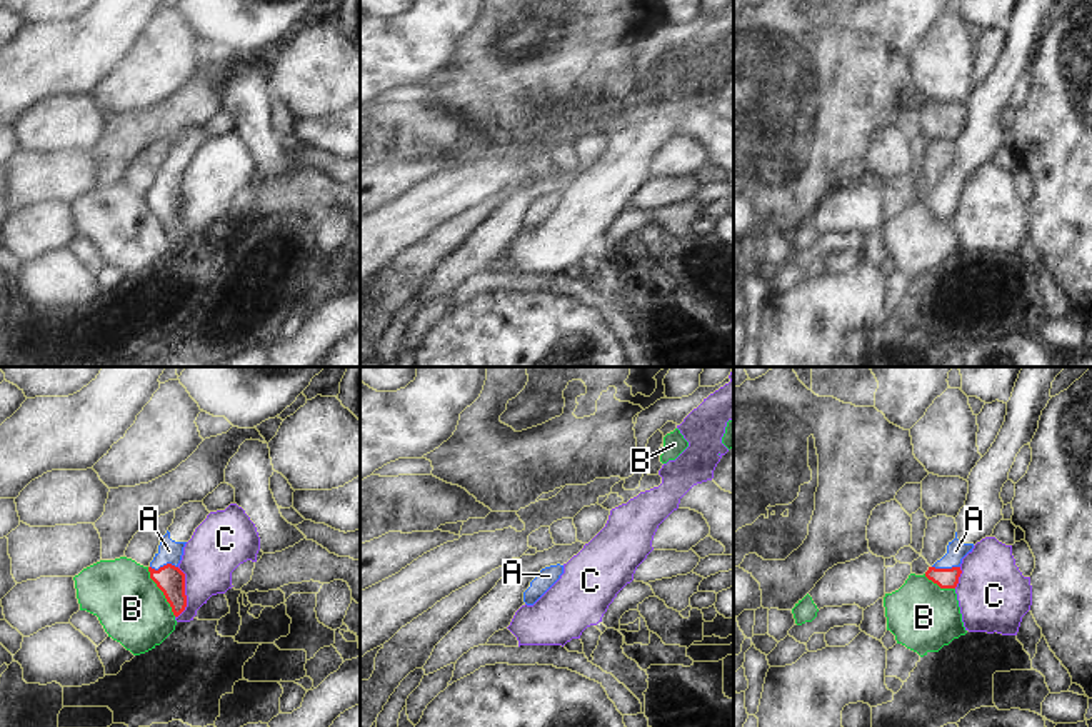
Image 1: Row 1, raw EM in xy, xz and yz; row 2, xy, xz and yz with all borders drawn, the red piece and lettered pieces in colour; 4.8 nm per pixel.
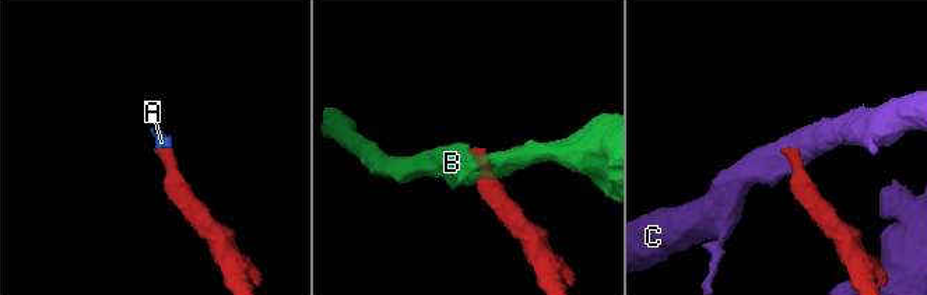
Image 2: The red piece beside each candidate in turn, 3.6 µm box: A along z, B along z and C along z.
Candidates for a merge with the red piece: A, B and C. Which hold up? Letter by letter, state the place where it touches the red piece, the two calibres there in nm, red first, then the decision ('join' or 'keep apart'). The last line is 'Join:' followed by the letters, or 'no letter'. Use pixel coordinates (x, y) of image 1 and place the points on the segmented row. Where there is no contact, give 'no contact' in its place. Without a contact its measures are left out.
A: xy (164, 566) | 140/110 nm | join
B: xy (162, 591) | 140/320 nm | keep apart
C: xy (184, 592) | 140/260 nm | keep apart
Join: A

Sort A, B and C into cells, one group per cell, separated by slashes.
A / B / C

